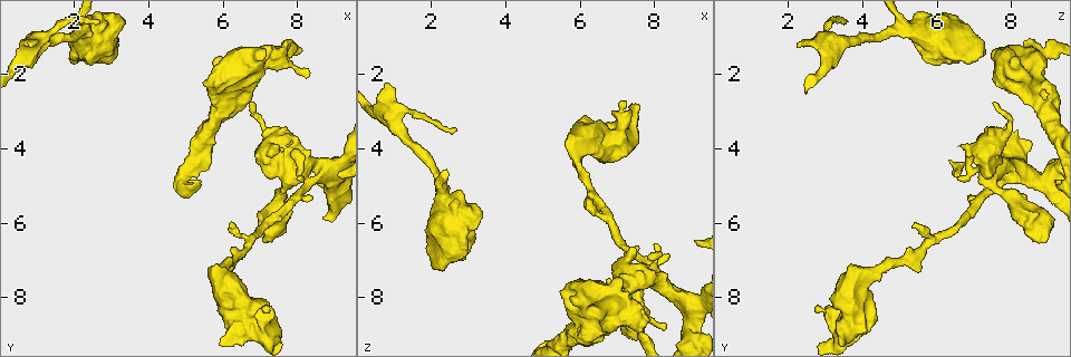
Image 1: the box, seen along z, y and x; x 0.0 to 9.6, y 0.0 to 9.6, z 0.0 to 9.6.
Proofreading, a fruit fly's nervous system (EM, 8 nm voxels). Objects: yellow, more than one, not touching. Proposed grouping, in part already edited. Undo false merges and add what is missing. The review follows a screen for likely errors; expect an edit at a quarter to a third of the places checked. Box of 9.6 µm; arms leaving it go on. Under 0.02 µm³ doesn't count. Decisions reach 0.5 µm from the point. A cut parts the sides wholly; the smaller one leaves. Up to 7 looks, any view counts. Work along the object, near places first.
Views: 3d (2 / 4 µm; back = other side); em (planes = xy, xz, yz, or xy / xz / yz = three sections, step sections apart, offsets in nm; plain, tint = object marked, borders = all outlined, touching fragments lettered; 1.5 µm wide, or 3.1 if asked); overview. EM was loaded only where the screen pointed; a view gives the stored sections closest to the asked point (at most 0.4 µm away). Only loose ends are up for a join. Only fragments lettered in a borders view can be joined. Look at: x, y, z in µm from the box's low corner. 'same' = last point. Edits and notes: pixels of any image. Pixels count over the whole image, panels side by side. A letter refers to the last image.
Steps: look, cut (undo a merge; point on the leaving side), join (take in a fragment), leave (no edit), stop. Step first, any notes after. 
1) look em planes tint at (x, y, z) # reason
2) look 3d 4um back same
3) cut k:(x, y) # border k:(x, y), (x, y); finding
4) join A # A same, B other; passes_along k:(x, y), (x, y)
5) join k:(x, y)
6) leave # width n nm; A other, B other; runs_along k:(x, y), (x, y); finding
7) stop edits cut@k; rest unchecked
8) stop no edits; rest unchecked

look 3d 2um back at (8.40, 2.05, 8.80) # an open end

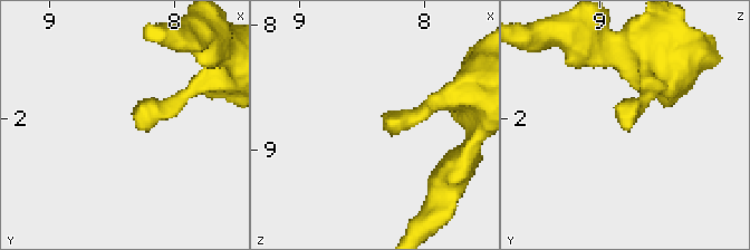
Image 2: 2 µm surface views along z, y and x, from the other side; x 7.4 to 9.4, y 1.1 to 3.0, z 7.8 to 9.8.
look em planes borders at (8.32, 2.04, 8.82)

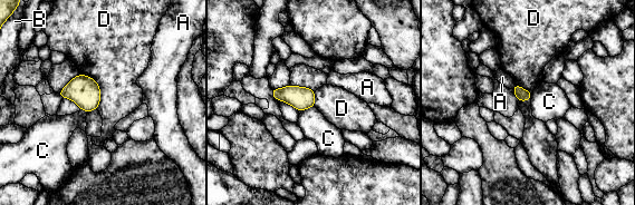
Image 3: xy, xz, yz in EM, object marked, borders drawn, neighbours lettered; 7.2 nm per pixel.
leave # A other, B other, C other, D other; border 3:(79, 72), (98, 86), (97, 108); none of them fits

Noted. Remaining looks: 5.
look em planes plain at (6.75, 2.80, 7.55) # free end

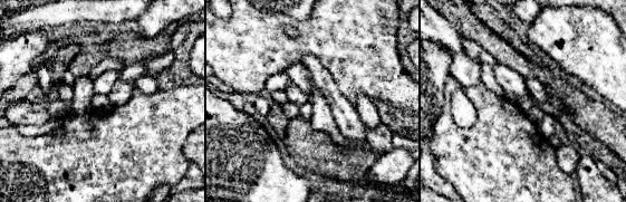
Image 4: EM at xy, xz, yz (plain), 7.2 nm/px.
look em planes borders same # see the neighbours

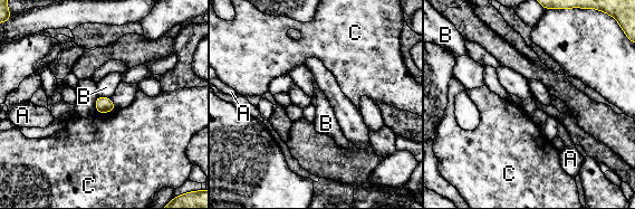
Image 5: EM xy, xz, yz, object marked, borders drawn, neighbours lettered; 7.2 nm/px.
leave # width 110 nm; A other, B other, C other; border 5:(116, 108), (109, 112), (96, 111); none of them fits

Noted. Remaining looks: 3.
look em yz step 8 borders at (6.25, 6.00, 5.45) # free end

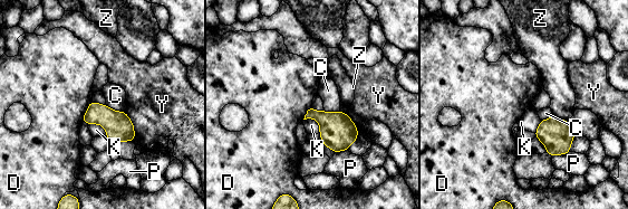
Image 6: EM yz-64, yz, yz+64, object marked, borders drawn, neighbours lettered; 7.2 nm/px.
leave # C other, D other, K other, P other, Y other, Z other; border 6:(92, 100), (81, 121); no lettered fragment goes on from it

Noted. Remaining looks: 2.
stop no edits; rest unchecked

